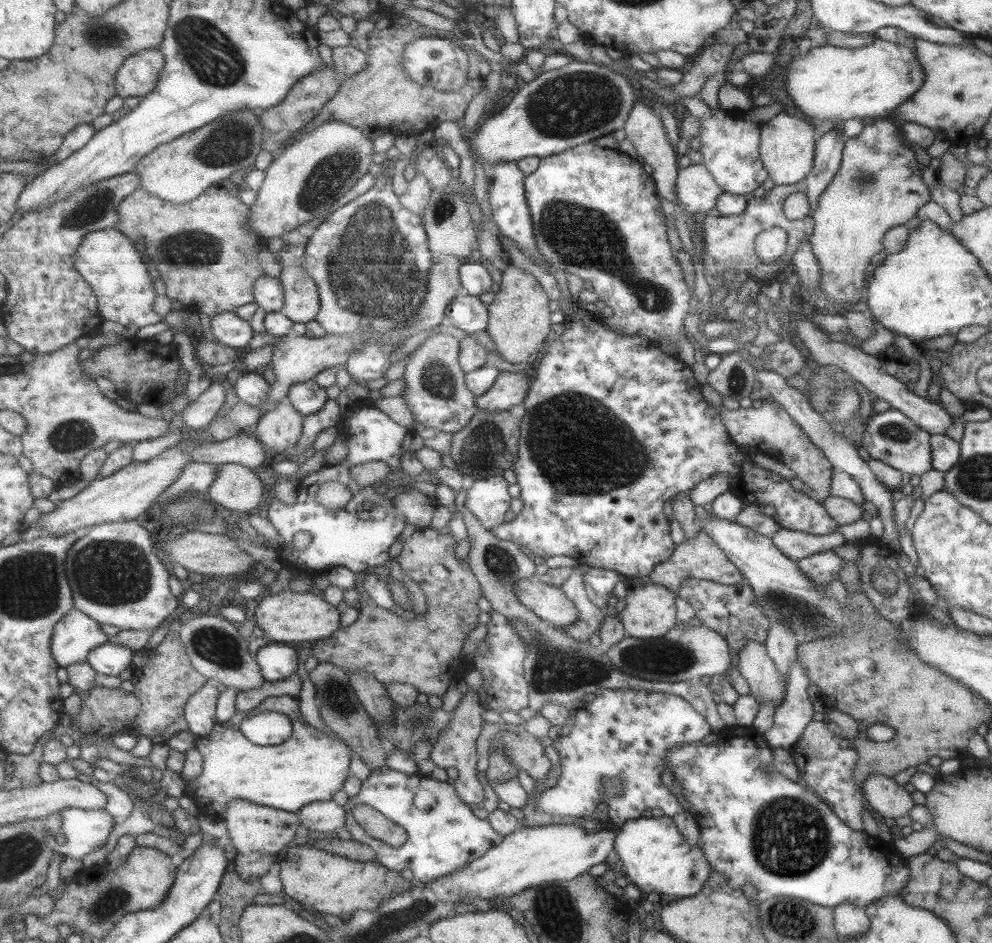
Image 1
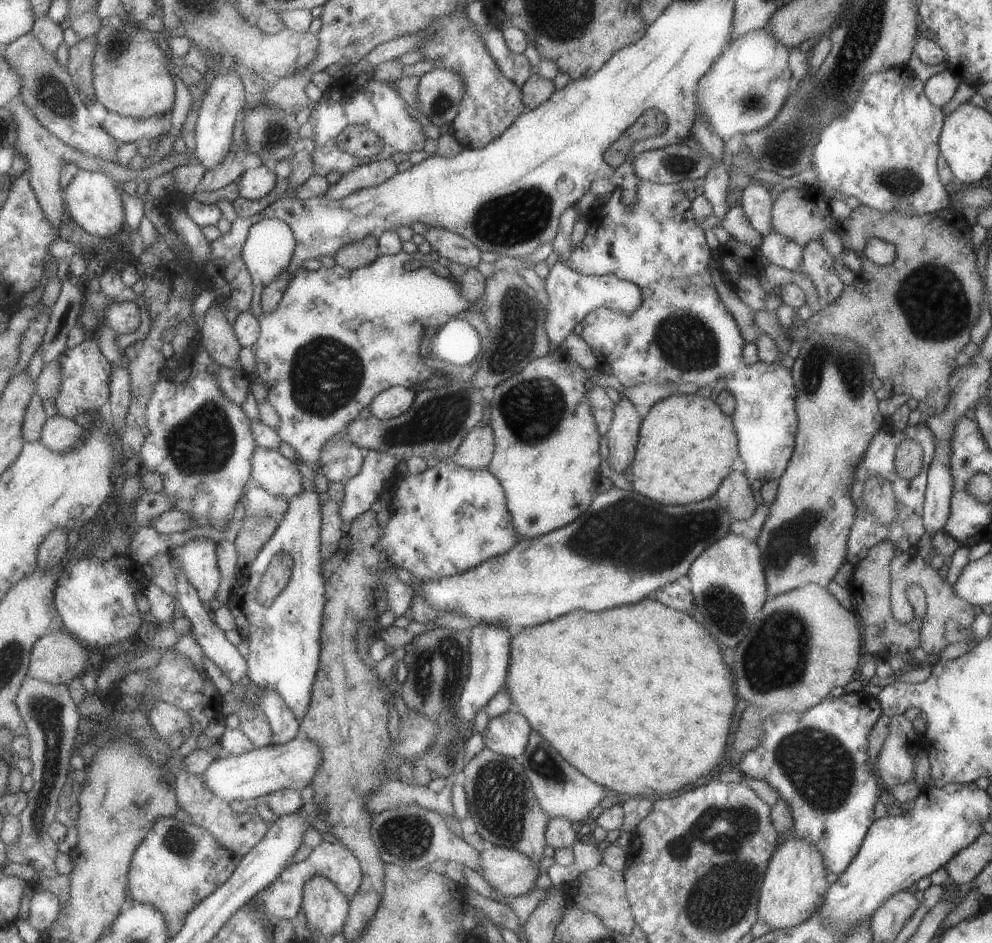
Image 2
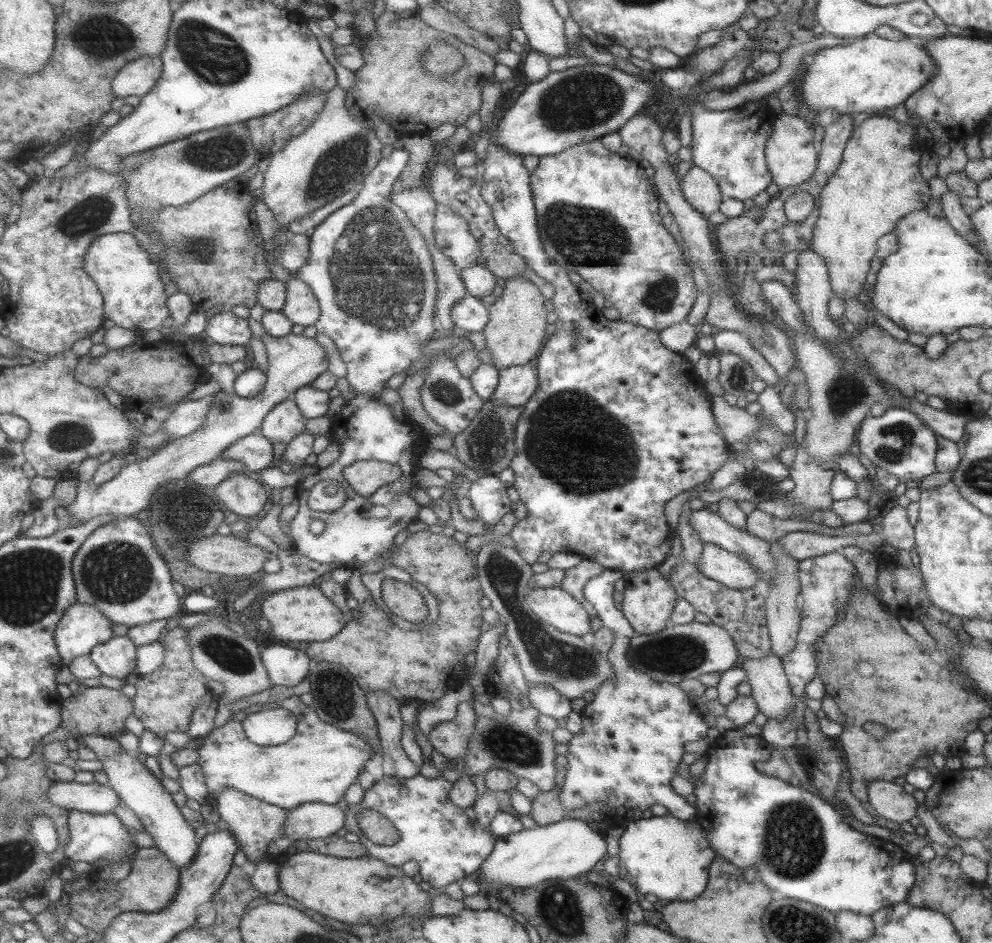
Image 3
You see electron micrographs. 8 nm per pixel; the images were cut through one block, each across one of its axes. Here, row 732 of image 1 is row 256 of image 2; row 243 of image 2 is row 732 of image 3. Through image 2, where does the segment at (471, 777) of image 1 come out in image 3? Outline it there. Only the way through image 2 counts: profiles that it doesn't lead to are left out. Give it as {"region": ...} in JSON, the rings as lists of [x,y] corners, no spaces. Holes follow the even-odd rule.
{"region":[[[473,700],[461,702],[457,706],[457,716],[453,720],[435,724],[435,728],[426,738],[439,754],[445,755],[451,762],[454,758],[465,762],[467,749],[469,749],[469,739],[475,733],[475,723],[479,716],[475,714]]]}

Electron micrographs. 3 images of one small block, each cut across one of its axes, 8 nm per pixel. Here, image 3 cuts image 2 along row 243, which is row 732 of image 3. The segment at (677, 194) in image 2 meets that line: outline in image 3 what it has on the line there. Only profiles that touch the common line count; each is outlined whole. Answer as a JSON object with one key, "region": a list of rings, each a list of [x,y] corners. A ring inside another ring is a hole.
{"region":[[[603,570],[601,574],[593,576],[583,588],[586,600],[594,605],[596,616],[602,622],[602,626],[609,628],[615,640],[611,643],[609,652],[605,654],[610,663],[613,678],[607,679],[605,683],[594,690],[594,698],[585,703],[581,709],[582,730],[568,741],[565,758],[569,761],[567,780],[563,790],[559,792],[562,808],[567,810],[584,810],[589,806],[603,805],[604,808],[615,808],[618,815],[631,811],[629,820],[636,821],[641,818],[641,812],[657,804],[665,807],[667,813],[681,820],[693,820],[697,809],[683,797],[671,789],[671,778],[675,776],[675,768],[681,762],[684,742],[695,742],[706,738],[708,729],[703,717],[695,710],[691,699],[676,684],[656,681],[647,677],[645,673],[639,673],[628,663],[626,653],[628,652],[629,640],[636,632],[631,627],[630,621],[623,616],[622,611],[617,610],[613,604],[614,583],[622,578],[619,570]]]}

